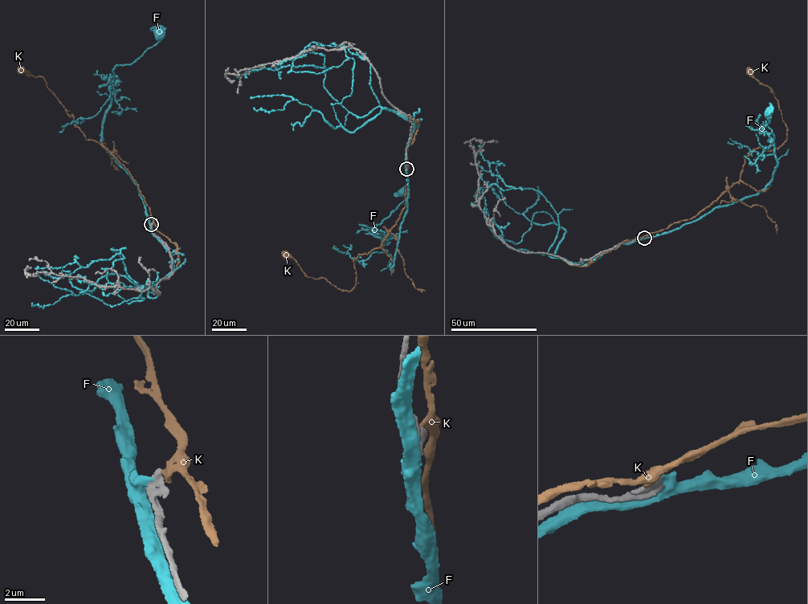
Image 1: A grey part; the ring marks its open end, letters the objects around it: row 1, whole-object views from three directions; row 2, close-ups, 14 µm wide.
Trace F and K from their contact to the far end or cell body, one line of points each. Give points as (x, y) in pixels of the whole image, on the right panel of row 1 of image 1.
F: (643, 237), (757, 194), (777, 164), (774, 136), (765, 126), (769, 112)
K: (643, 237), (697, 214), (738, 182), (752, 150), (775, 149), (785, 142), (786, 126), (777, 99), (751, 71)

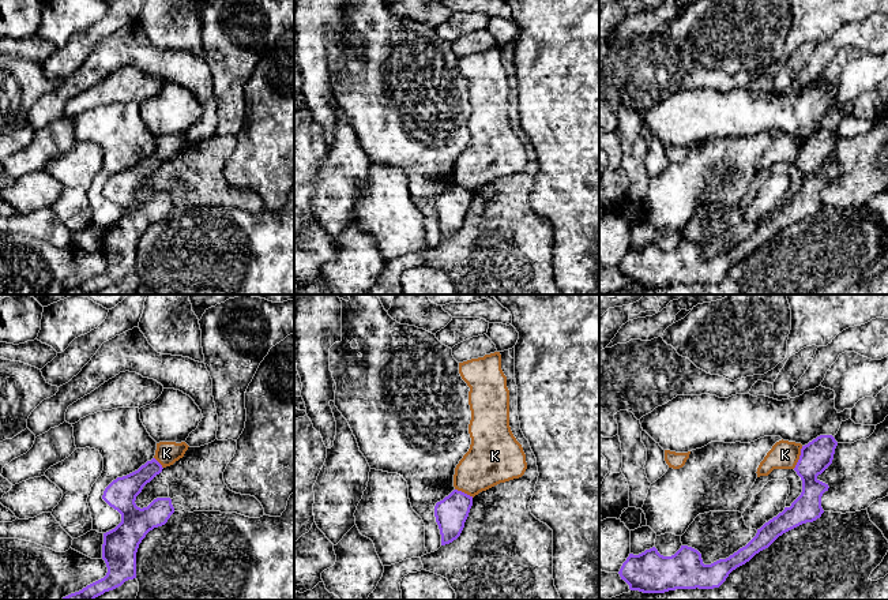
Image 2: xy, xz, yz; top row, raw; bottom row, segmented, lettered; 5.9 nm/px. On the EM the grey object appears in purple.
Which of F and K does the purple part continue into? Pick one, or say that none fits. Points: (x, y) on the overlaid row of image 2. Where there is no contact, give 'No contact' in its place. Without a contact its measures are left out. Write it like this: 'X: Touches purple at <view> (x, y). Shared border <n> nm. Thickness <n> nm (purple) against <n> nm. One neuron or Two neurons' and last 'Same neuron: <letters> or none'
F: No contact. Two neurons
K: Touches purple at yz (800, 457). Shared border 150 nm. Thickness 180 nm (purple) against 170 nm. Two neurons
Same neuron: none

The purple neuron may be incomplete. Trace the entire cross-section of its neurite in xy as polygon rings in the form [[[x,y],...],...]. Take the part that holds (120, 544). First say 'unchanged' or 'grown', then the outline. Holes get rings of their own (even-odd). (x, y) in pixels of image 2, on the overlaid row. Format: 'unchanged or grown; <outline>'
unchanged; [[[153,458],[138,470],[117,477],[104,491],[102,499],[121,514],[121,522],[104,533],[102,559],[108,573],[61,600],[94,600],[105,592],[136,578],[136,552],[146,535],[162,526],[174,513],[170,498],[157,498],[147,507],[138,507],[135,500],[143,487],[162,472],[162,465]]]

